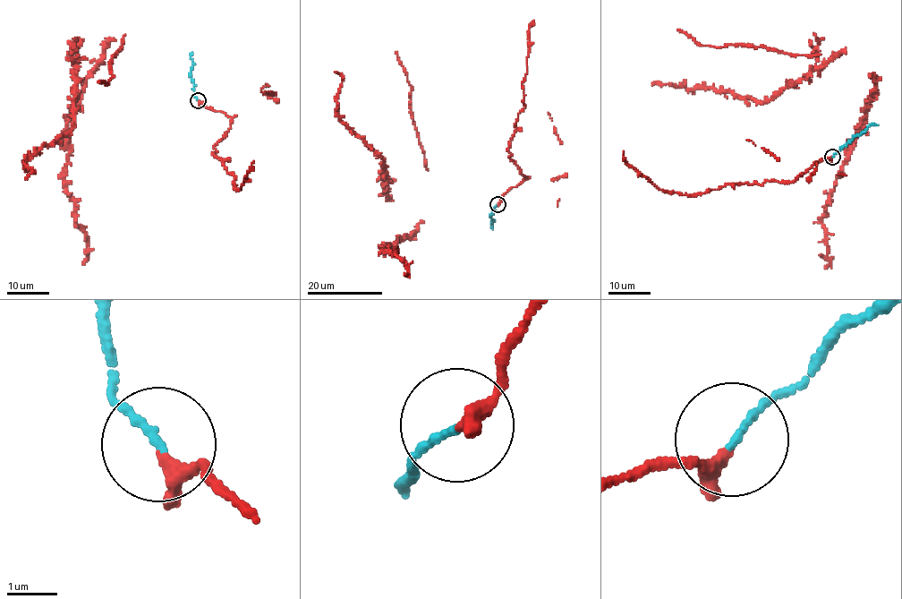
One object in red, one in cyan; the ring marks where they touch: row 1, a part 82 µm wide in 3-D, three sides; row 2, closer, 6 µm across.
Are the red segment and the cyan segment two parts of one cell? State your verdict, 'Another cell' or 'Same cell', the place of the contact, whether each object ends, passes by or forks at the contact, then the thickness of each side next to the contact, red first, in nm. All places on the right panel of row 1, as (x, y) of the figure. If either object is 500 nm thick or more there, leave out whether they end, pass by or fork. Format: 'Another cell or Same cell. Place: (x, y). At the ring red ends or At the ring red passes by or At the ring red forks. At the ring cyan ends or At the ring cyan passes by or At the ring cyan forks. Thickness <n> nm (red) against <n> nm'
Same cell. Place: (832, 157). At the ring red ends. At the ring cyan ends. Thickness 320 nm (red) against 160 nm

